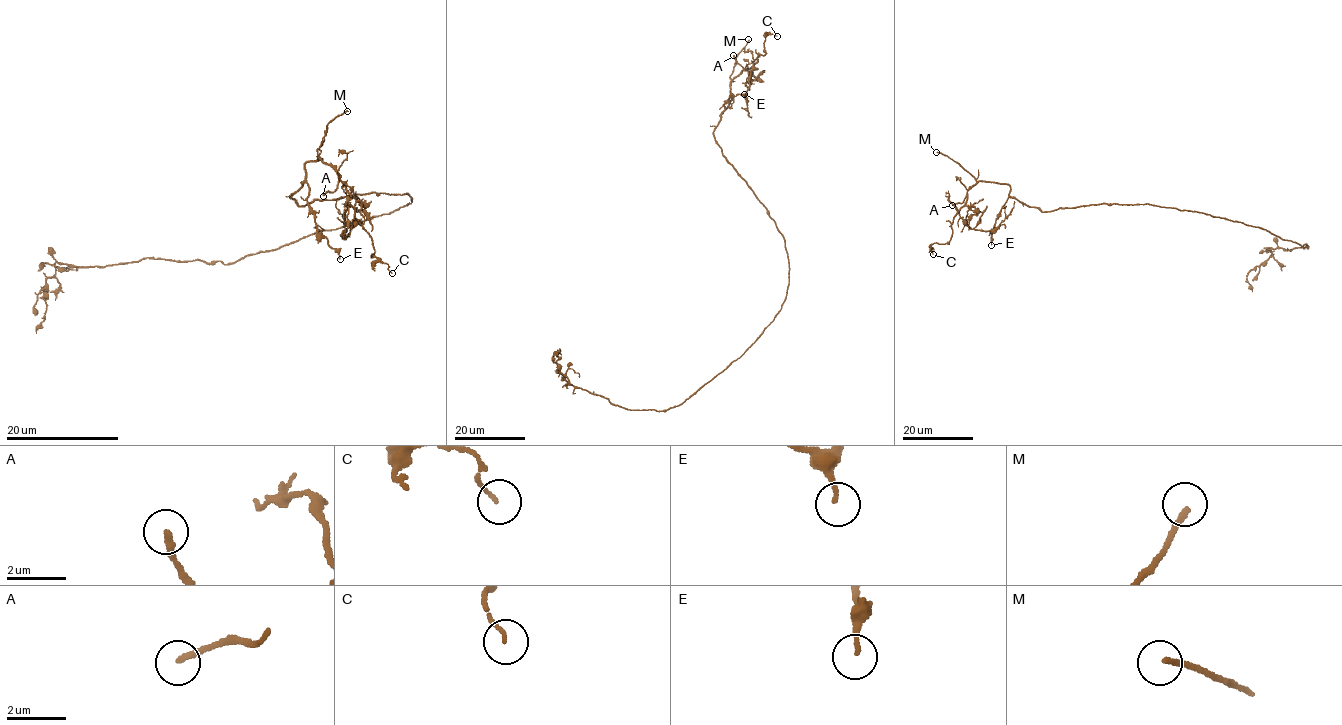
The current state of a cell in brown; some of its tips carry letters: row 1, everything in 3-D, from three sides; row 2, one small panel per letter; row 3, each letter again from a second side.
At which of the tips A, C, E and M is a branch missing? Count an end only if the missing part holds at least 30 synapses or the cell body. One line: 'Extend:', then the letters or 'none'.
Extend: M

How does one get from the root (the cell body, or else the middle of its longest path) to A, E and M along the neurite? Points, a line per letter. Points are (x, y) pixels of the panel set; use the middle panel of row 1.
A: (789, 279), (783, 235), (723, 155), (713, 134), (733, 96), (731, 81), (743, 69), (733, 55)
E: (789, 279), (783, 235), (767, 208), (723, 155), (713, 134), (728, 98), (744, 94)
M: (789, 279), (783, 235), (723, 155), (713, 134), (733, 96), (730, 75), (735, 59), (748, 39)

